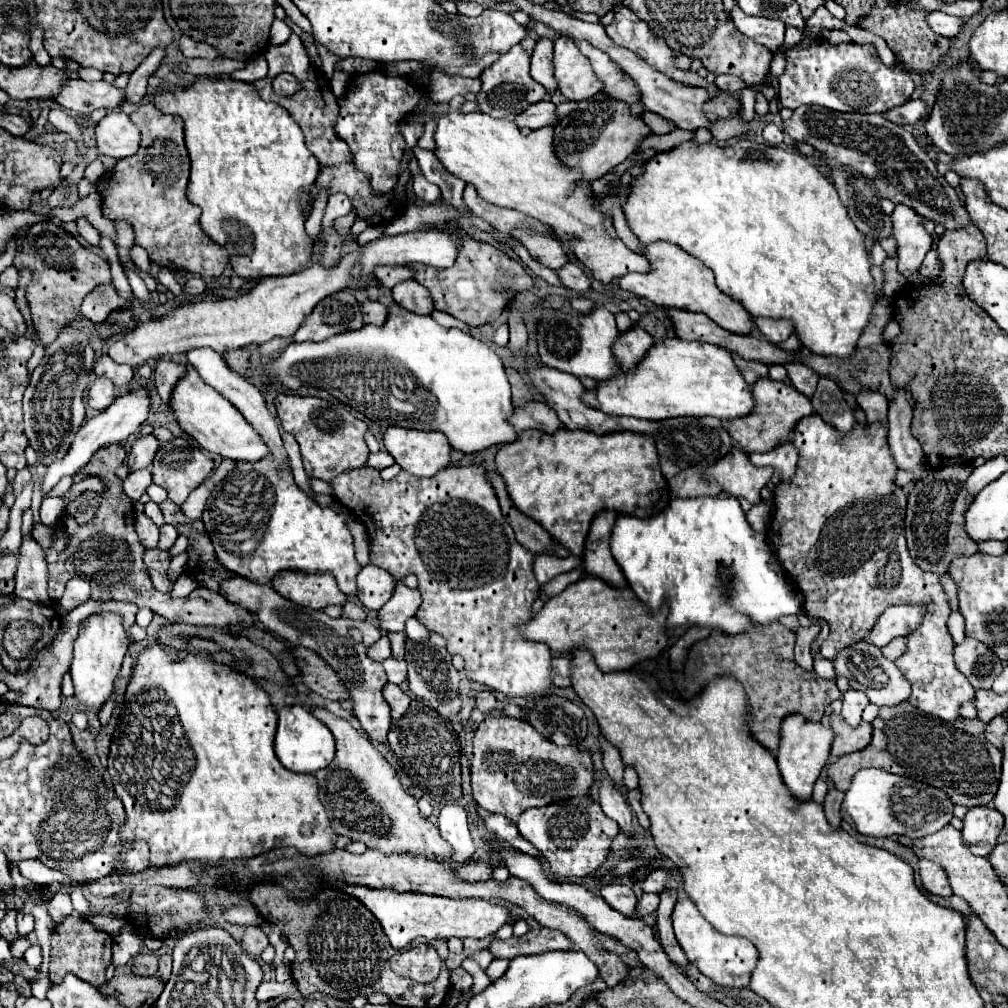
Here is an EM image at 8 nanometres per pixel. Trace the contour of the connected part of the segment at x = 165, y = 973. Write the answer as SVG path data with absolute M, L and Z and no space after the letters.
M162 954L160 956L160 970L158 970L156 976L166 982L170 978L170 972L172 972L172 956L170 954Z

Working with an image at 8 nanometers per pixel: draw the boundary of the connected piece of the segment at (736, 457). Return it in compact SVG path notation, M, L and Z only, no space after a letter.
M732 448L726 458L720 458L720 462L706 470L706 476L714 476L726 494L756 504L760 502L760 490L772 478L772 470L752 466L744 450Z

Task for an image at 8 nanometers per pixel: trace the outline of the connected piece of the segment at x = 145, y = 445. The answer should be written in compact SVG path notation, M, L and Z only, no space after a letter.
M150 434L144 438L138 438L132 444L132 450L126 458L126 464L130 470L138 470L138 468L148 468L156 456L156 450L160 448L160 442Z

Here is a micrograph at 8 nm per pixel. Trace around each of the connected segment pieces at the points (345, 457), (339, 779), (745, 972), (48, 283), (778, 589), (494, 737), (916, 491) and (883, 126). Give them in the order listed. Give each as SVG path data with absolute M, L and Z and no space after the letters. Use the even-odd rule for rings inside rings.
M294 394L276 396L274 406L282 428L290 432L300 444L302 460L308 476L330 482L338 474L350 472L366 464L370 450L364 442L364 432L368 430L368 426L362 420L354 418L346 410L346 406L314 396L294 396Z
M314 708L312 714L330 728L336 740L336 756L332 764L314 774L318 780L320 802L328 812L334 832L350 840L360 840L368 848L384 854L412 852L426 854L438 862L450 860L452 848L440 836L438 828L420 816L416 798L406 792L396 770L384 760L384 756L362 738L348 720L338 718L326 708Z
M690 898L678 900L674 906L674 932L688 960L712 982L716 982L718 986L726 986L726 988L748 986L752 968L758 962L756 948L752 946L750 940L740 938L740 936L724 936L716 932L716 928L706 918L702 918L702 914L698 912L698 908L692 904Z
M52 222L32 224L24 240L16 240L20 244L20 254L14 256L14 266L18 270L30 270L32 280L26 288L26 298L30 304L34 328L44 346L56 340L58 330L68 326L76 316L80 316L80 304L84 296L96 286L110 284L110 266L104 258L80 246L74 236L68 236L66 230L58 228ZM42 324L50 326L50 330L42 330Z
M696 496L696 498L674 498L670 502L670 506L656 514L656 518L636 518L636 516L626 516L626 514L618 514L616 524L612 528L612 538L610 538L610 548L612 548L612 556L618 562L618 566L622 568L628 584L632 586L632 590L636 592L636 596L646 602L650 608L660 608L664 602L670 606L670 614L668 614L668 626L684 626L684 624L700 624L700 626L712 626L712 628L720 628L728 634L738 634L744 632L748 628L752 628L754 624L758 626L768 626L774 620L780 620L782 616L788 614L800 614L802 606L804 606L804 596L800 594L800 590L796 590L796 586L790 582L790 578L786 576L786 572L782 570L776 554L772 554L770 544L766 542L764 534L758 534L752 530L752 526L746 522L746 516L740 508L740 502L736 498L714 498L714 496Z
M492 710L486 714L474 736L474 756L472 756L472 792L478 806L492 814L504 814L508 820L518 822L520 814L534 806L546 806L572 796L588 794L592 786L592 758L574 746L556 746L542 738L528 722L510 718L502 710Z
M954 464L934 470L932 474L920 478L920 482L914 482L908 494L908 510L904 522L908 550L922 570L946 574L954 558L972 556L978 552L976 542L972 542L964 530L964 510L974 500L974 494L968 494L964 482L968 480L968 474L972 474L972 470L972 464Z
M800 106L794 110L792 118L784 120L782 128L796 142L808 142L826 158L858 170L874 184L880 198L888 198L894 204L906 204L946 230L960 230L960 226L972 222L964 202L944 176L938 174L936 164L928 158L924 148L920 148L904 126L892 124L882 114L844 114L822 106Z

